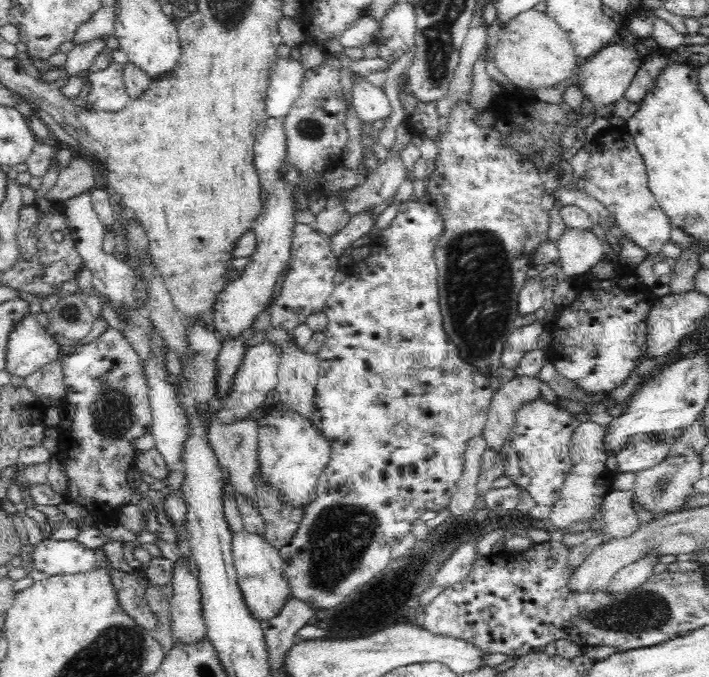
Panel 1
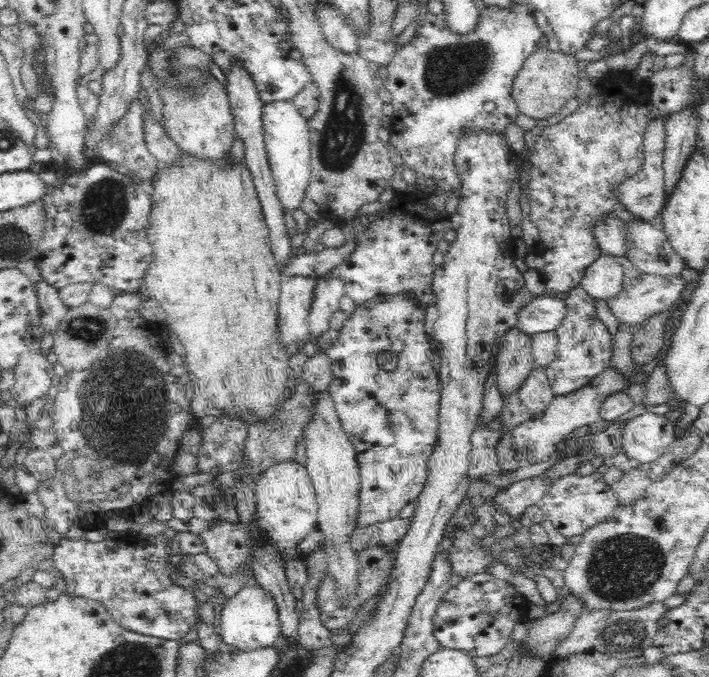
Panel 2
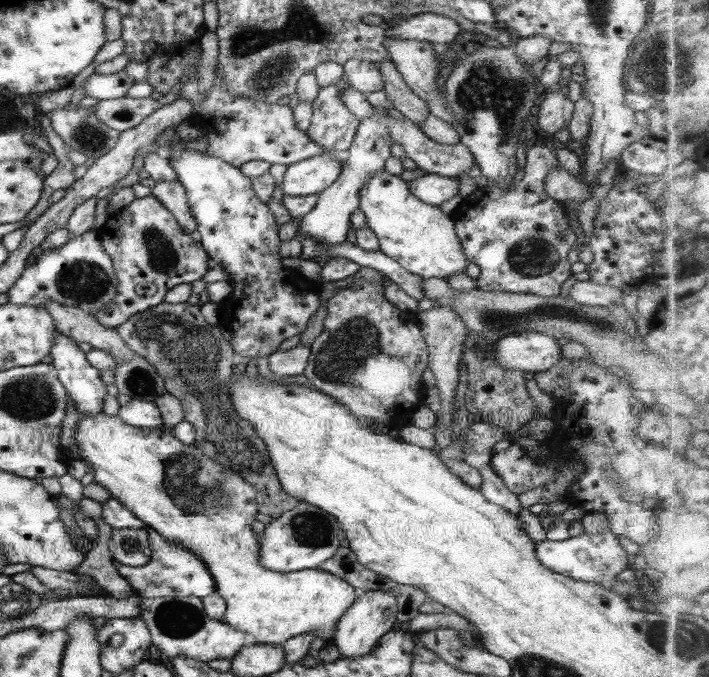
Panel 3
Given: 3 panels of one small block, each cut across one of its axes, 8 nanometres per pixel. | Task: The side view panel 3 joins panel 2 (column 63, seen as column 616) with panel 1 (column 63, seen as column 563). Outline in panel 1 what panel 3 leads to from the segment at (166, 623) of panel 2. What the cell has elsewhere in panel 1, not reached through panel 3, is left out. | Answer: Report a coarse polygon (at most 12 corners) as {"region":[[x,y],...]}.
{"region":[[43,539],[34,568],[49,577],[108,569],[120,606],[155,630],[138,569],[111,567],[102,548]]}

